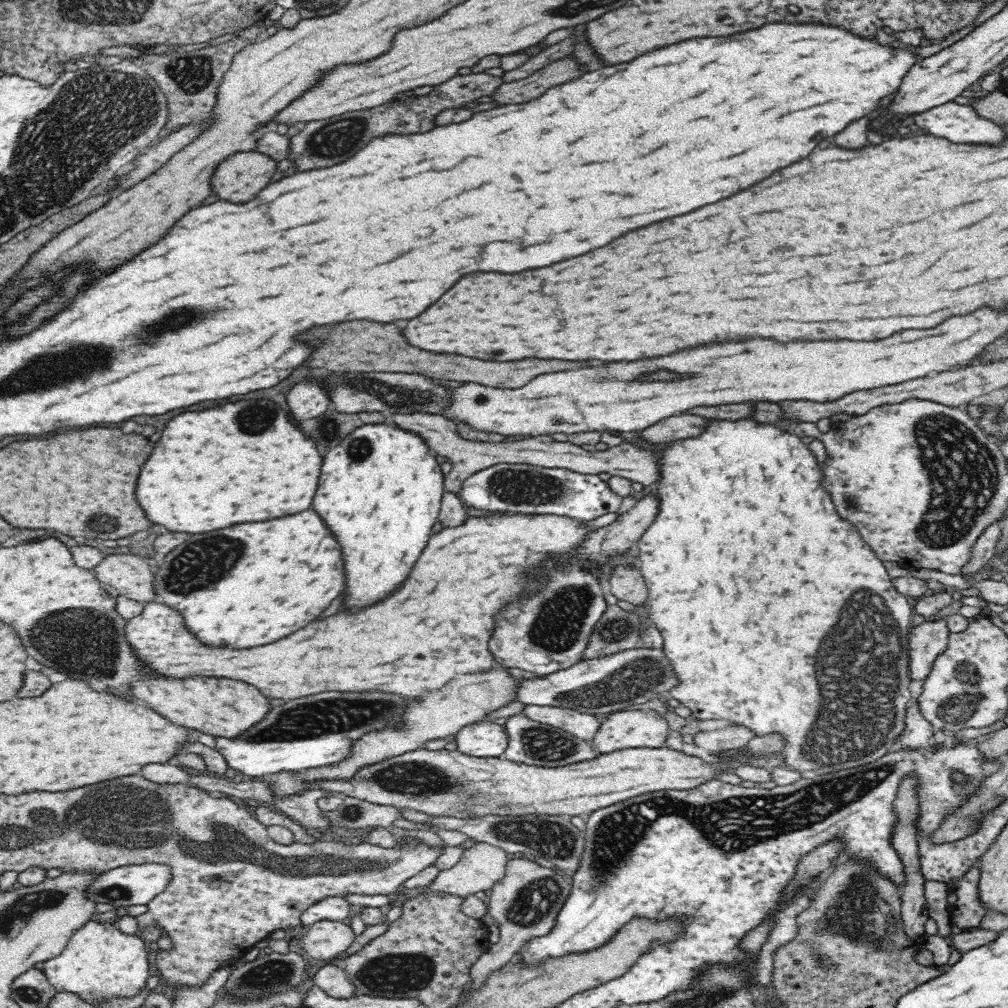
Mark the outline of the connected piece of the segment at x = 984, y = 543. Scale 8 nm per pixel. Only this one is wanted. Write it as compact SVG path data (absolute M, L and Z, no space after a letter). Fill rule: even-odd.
M1006 513L1000 520L994 520L990 526L978 538L972 547L971 557L961 568L961 574L974 574L974 572L986 567L988 561L994 556L996 544L1002 536L1002 525L1006 518Z

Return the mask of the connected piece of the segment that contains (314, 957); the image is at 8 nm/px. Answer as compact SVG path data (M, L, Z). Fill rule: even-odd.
M319 920L310 925L300 942L306 957L316 964L343 956L355 936L342 921Z

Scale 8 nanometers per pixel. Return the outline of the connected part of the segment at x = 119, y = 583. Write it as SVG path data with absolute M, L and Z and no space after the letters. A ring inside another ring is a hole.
M110 554L96 566L96 578L118 589L118 594L146 604L154 600L154 572L146 559L134 554Z

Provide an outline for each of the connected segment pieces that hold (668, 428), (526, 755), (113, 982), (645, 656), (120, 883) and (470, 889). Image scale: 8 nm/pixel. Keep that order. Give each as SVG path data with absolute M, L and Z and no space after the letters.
M682 414L682 416L666 418L640 431L637 435L644 438L650 445L658 447L678 439L694 438L702 434L706 430L706 422L708 422L706 418Z
M524 714L508 717L504 724L504 731L508 733L509 742L502 758L520 764L558 768L587 761L601 755L598 750L593 748L592 744L582 740L582 738L578 738L562 728L528 719L528 716Z
M88 921L75 930L60 956L42 964L41 970L57 992L74 992L92 1004L95 999L138 994L150 976L145 940L139 934L130 935L118 929L113 921Z
M634 648L610 656L580 660L572 666L544 675L544 678L526 678L518 683L518 700L522 705L556 706L577 712L605 717L624 711L628 706L646 703L678 686L670 661L662 648Z
M146 862L146 864L119 866L100 873L86 888L88 900L98 904L113 904L116 907L127 907L132 904L146 904L158 896L170 882L169 864Z
M485 842L476 843L463 852L461 859L452 868L441 870L432 883L422 887L420 892L443 892L466 898L480 890L490 890L496 882L504 878L508 861L508 853L502 848Z

